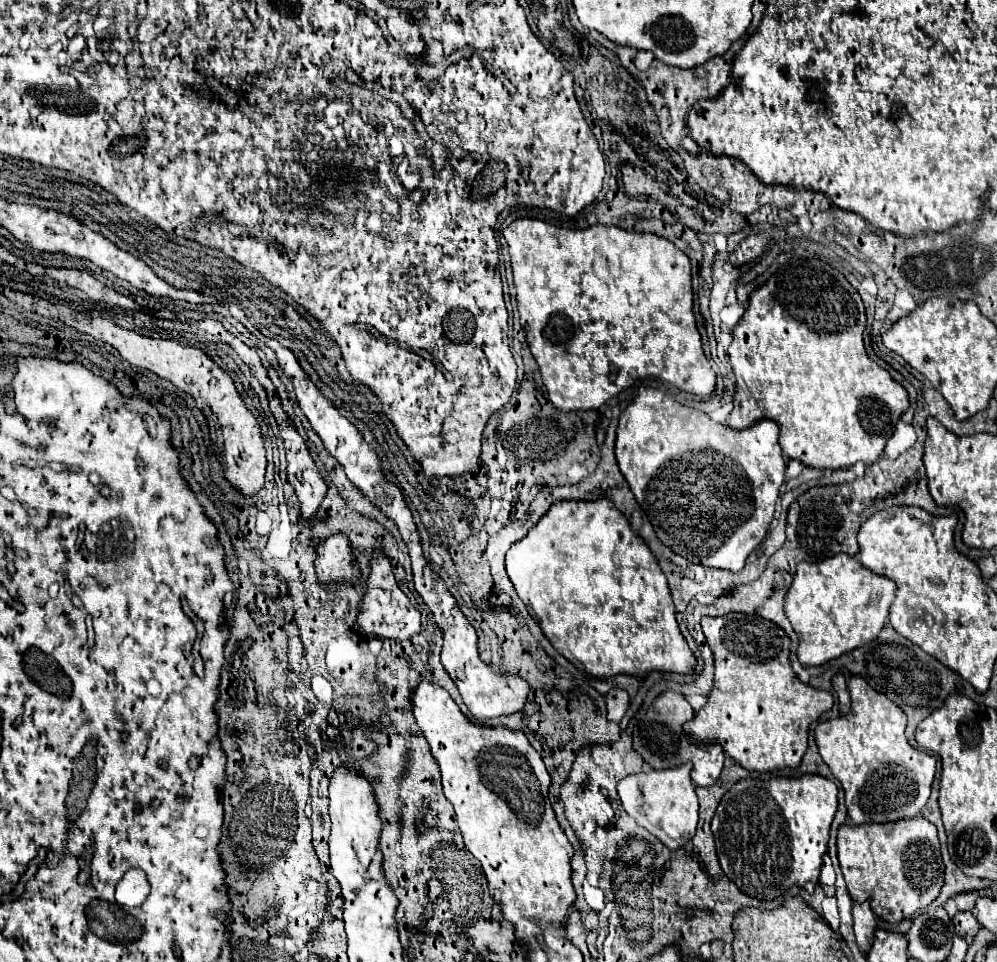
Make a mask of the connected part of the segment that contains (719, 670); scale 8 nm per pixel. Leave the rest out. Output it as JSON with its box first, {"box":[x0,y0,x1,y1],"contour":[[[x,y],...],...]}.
{"box":[686,614,834,772],"contour":[[[726,614],[718,618],[702,618],[702,632],[714,652],[716,676],[708,704],[686,722],[686,734],[696,734],[704,740],[716,740],[726,754],[730,754],[746,770],[772,772],[782,768],[796,768],[808,748],[808,728],[826,710],[834,706],[834,696],[826,690],[812,688],[798,680],[790,664],[790,638],[774,622],[754,614]]]}

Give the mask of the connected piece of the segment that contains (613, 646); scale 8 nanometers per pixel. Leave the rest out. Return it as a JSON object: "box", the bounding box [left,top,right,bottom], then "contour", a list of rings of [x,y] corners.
{"box":[506,498,696,678],"contour":[[[608,498],[596,502],[554,502],[538,526],[508,550],[506,572],[520,600],[532,608],[544,636],[580,672],[594,678],[610,678],[616,674],[644,678],[652,670],[676,674],[694,672],[696,658],[678,628],[666,576],[646,542],[630,528],[624,514]]]}

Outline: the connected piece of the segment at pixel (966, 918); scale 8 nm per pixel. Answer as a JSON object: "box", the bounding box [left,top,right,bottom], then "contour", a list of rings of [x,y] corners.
{"box":[952,912,980,944],"contour":[[[958,912],[958,914],[952,918],[952,922],[954,922],[954,928],[956,928],[956,934],[962,936],[968,944],[974,940],[976,932],[980,930],[980,924],[978,924],[978,920],[974,918],[972,912]]]}

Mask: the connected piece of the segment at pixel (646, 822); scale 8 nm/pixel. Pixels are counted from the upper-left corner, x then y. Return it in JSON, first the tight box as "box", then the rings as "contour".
{"box":[618,762,698,850],"contour":[[[686,762],[678,768],[632,774],[620,780],[618,784],[618,796],[628,816],[632,816],[638,826],[658,836],[664,842],[664,846],[668,846],[670,850],[678,850],[680,846],[684,846],[696,832],[698,798],[694,792],[696,786],[690,778],[690,772],[692,772],[692,762]]]}

